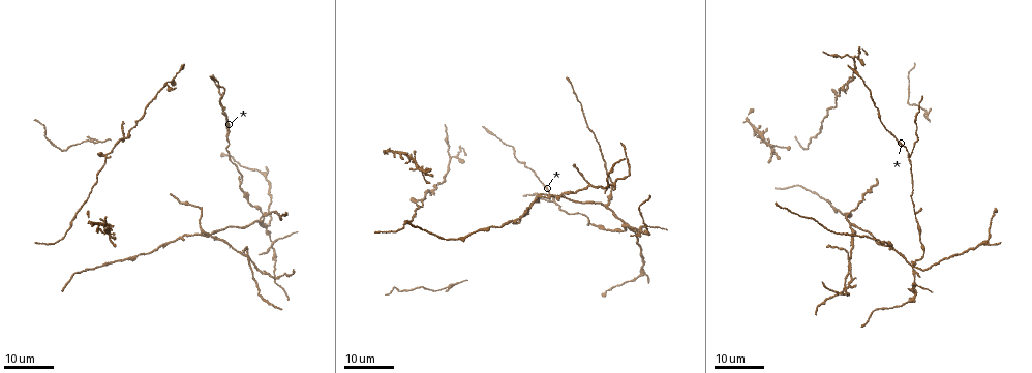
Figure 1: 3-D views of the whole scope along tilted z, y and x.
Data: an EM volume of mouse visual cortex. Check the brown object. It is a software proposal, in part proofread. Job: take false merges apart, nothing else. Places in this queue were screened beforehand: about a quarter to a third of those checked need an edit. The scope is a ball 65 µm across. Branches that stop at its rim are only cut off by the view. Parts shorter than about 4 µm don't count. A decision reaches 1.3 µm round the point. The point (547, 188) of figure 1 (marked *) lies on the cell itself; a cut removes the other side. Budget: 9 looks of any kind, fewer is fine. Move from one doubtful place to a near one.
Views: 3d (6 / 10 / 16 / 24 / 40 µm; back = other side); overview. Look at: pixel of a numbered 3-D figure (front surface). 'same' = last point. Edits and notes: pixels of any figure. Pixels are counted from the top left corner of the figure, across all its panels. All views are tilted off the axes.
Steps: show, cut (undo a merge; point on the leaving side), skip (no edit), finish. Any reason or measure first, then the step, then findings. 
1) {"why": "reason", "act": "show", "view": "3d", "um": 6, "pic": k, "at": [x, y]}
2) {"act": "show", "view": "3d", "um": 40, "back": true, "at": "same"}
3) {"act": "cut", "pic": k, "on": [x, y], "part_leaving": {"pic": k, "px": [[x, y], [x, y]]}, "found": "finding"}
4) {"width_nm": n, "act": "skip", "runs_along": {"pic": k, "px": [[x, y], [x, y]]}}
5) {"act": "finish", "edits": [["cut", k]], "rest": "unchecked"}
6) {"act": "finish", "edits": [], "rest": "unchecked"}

{"why": "two arms in line, one across", "act": "show", "view": "3d", "um": 16, "pic": 1, "at": [912, 155]}

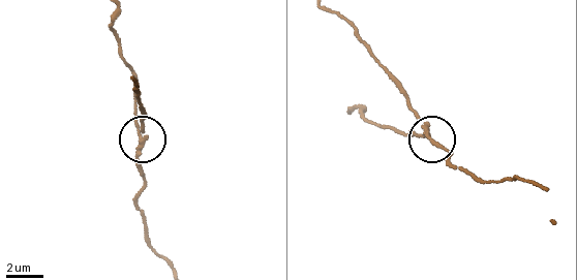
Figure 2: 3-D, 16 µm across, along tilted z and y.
{"act": "show", "view": "3d", "um": 6, "pic": 2, "at": [141, 137]}

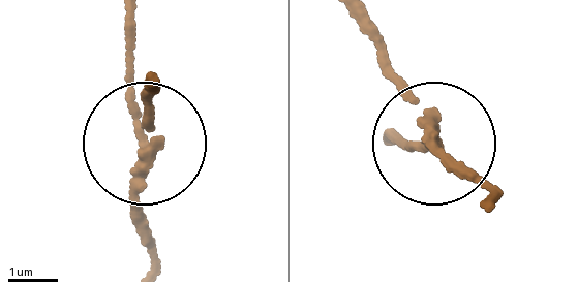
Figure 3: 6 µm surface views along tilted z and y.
{"act": "cut", "pic": 3, "on": [130, 84], "part_leaving": {"pic": 3, "px": [[146, 151], [130, 27]]}, "found": "two cells meet here"}

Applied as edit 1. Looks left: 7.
{"why": "small branch off a trunk", "act": "show", "view": "3d", "um": 24, "pic": 1, "at": [912, 265]}

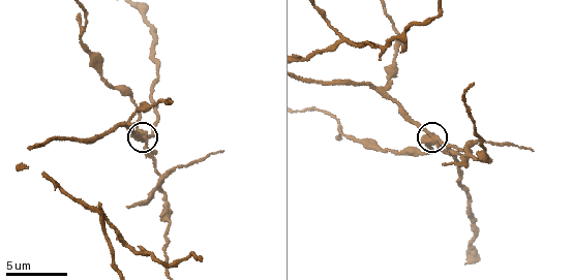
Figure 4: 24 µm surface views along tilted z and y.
{"act": "show", "view": "3d", "um": 10, "pic": 4, "at": [437, 139]}

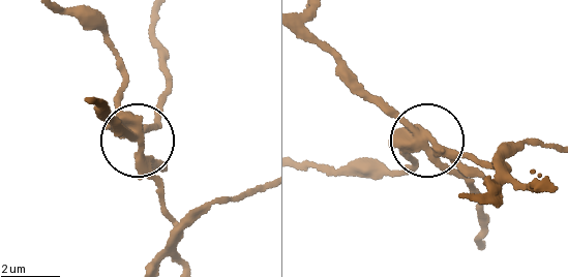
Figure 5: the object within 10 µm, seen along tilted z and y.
{"arms": 4, "act": "skip", "found": "one cell here"}

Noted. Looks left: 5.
{"why": "three arms meet", "act": "show", "view": "3d", "um": 16, "pic": 4, "at": [131, 120]}

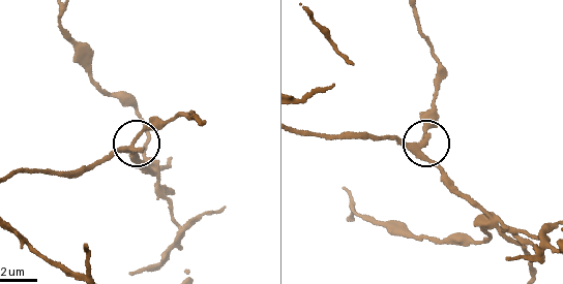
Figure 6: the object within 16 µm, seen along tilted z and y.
{"act": "show", "view": "3d", "um": 6, "pic": 6, "at": [130, 145]}

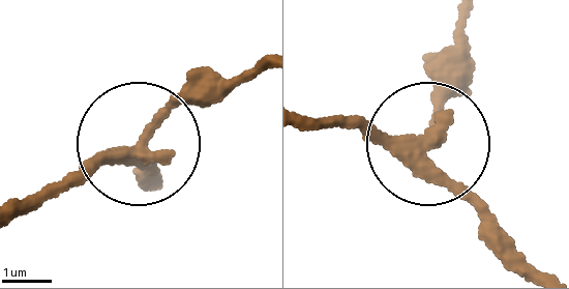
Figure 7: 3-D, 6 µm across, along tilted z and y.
{"act": "cut", "pic": 7, "on": [437, 99], "part_leaving": {"pic": 7, "px": [[429, 138], [459, 24]]}, "found": "a second cell is stuck on"}

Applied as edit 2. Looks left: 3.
{"why": "branch point", "act": "show", "view": "3d", "um": 16, "pic": 1, "at": [851, 227]}

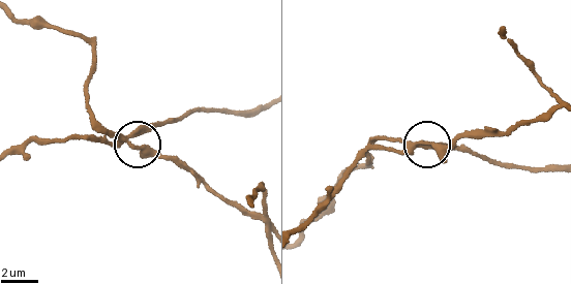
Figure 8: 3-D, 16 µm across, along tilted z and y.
{"act": "show", "view": "3d", "um": 6, "pic": 8, "at": [418, 142]}

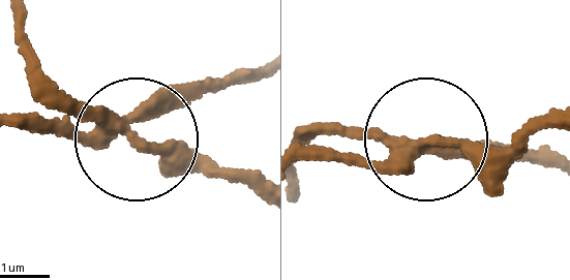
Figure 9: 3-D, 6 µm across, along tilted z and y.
{"width_nm": 270, "act": "cut", "pic": 9, "on": [177, 155], "found": "a second cell is stuck on"}

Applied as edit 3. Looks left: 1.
{"act": "finish", "edits": [["cut", 3], ["cut", 7], ["cut", 9]], "rest": "unchecked"}

